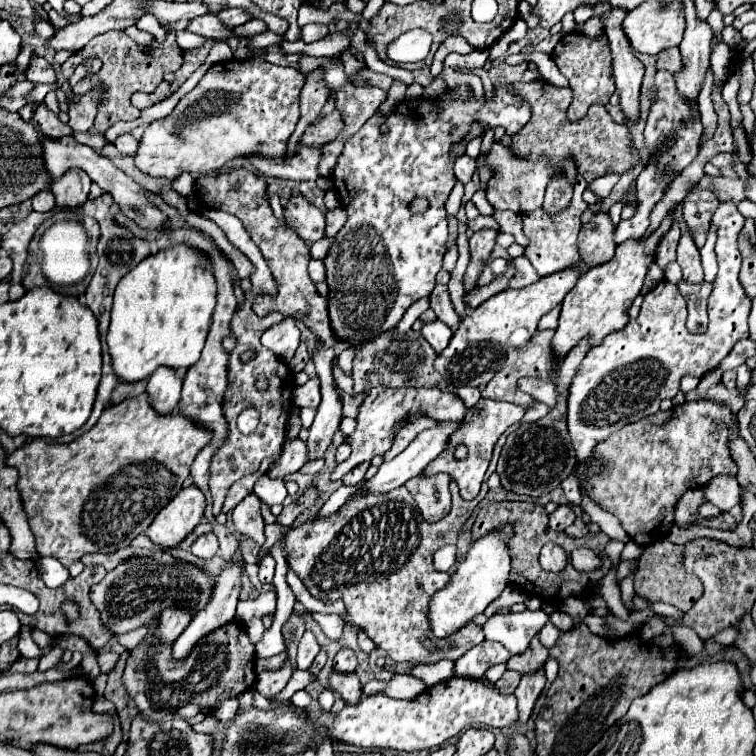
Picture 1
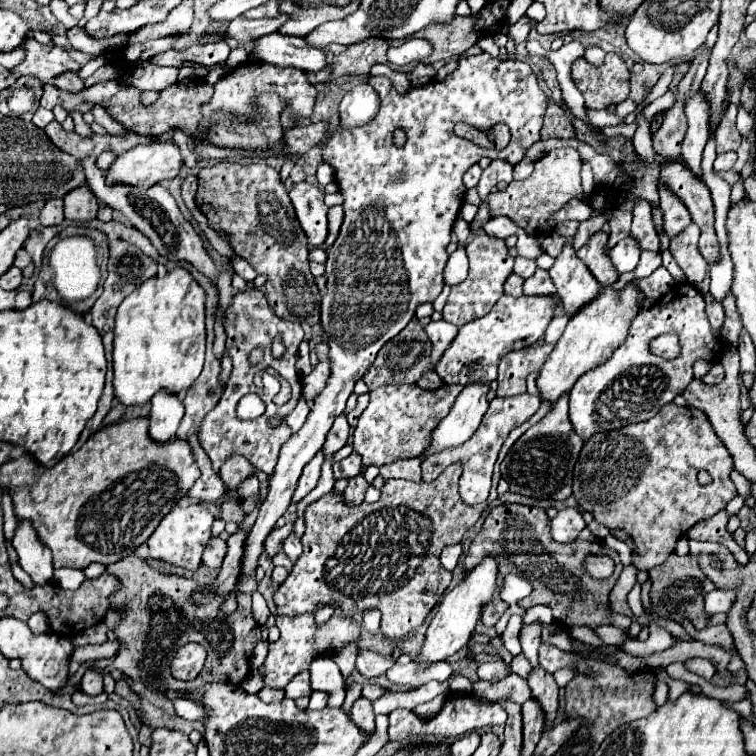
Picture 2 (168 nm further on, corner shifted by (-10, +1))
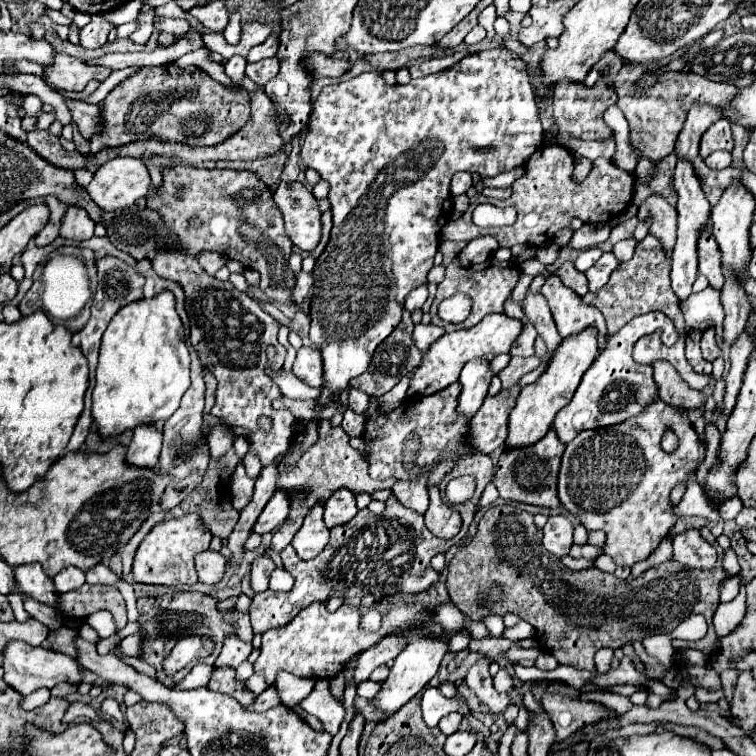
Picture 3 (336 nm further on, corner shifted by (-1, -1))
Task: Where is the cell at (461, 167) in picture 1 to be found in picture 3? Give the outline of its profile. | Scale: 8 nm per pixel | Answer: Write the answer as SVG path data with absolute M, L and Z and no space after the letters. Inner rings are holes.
M457 172L451 180L451 194L465 194L471 188L471 174L469 172Z

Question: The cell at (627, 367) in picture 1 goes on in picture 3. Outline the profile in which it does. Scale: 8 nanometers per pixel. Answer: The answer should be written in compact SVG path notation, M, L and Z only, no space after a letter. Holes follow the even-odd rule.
M647 312L641 316L635 316L631 322L627 322L617 334L609 338L609 344L591 368L583 374L583 380L571 398L571 402L559 410L559 414L553 420L553 430L559 436L561 442L571 442L581 430L593 430L593 428L605 428L613 426L617 422L623 422L631 416L637 416L643 412L647 404L651 404L657 398L657 386L653 380L653 368L635 368L635 360L631 358L633 344L653 334L655 330L661 330L661 342L671 346L677 342L677 330L673 322L661 314L661 312Z

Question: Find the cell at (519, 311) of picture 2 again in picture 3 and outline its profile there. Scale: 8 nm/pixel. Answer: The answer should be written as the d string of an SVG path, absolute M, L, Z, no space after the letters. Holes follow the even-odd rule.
M489 314L485 316L477 326L469 328L469 330L457 330L453 334L443 334L439 340L435 340L433 348L429 348L429 352L423 354L421 364L415 368L411 382L409 382L409 390L407 390L407 398L411 396L431 396L443 388L447 388L449 384L457 382L461 368L465 366L465 362L473 360L473 358L495 358L497 354L509 352L513 340L519 336L521 332L521 322L515 318L509 318L505 314Z

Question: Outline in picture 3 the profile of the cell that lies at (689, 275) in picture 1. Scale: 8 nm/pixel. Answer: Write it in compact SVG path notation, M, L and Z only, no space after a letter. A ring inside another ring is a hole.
M647 196L637 212L639 220L651 220L649 232L655 234L671 258L677 238L677 212L663 196Z

